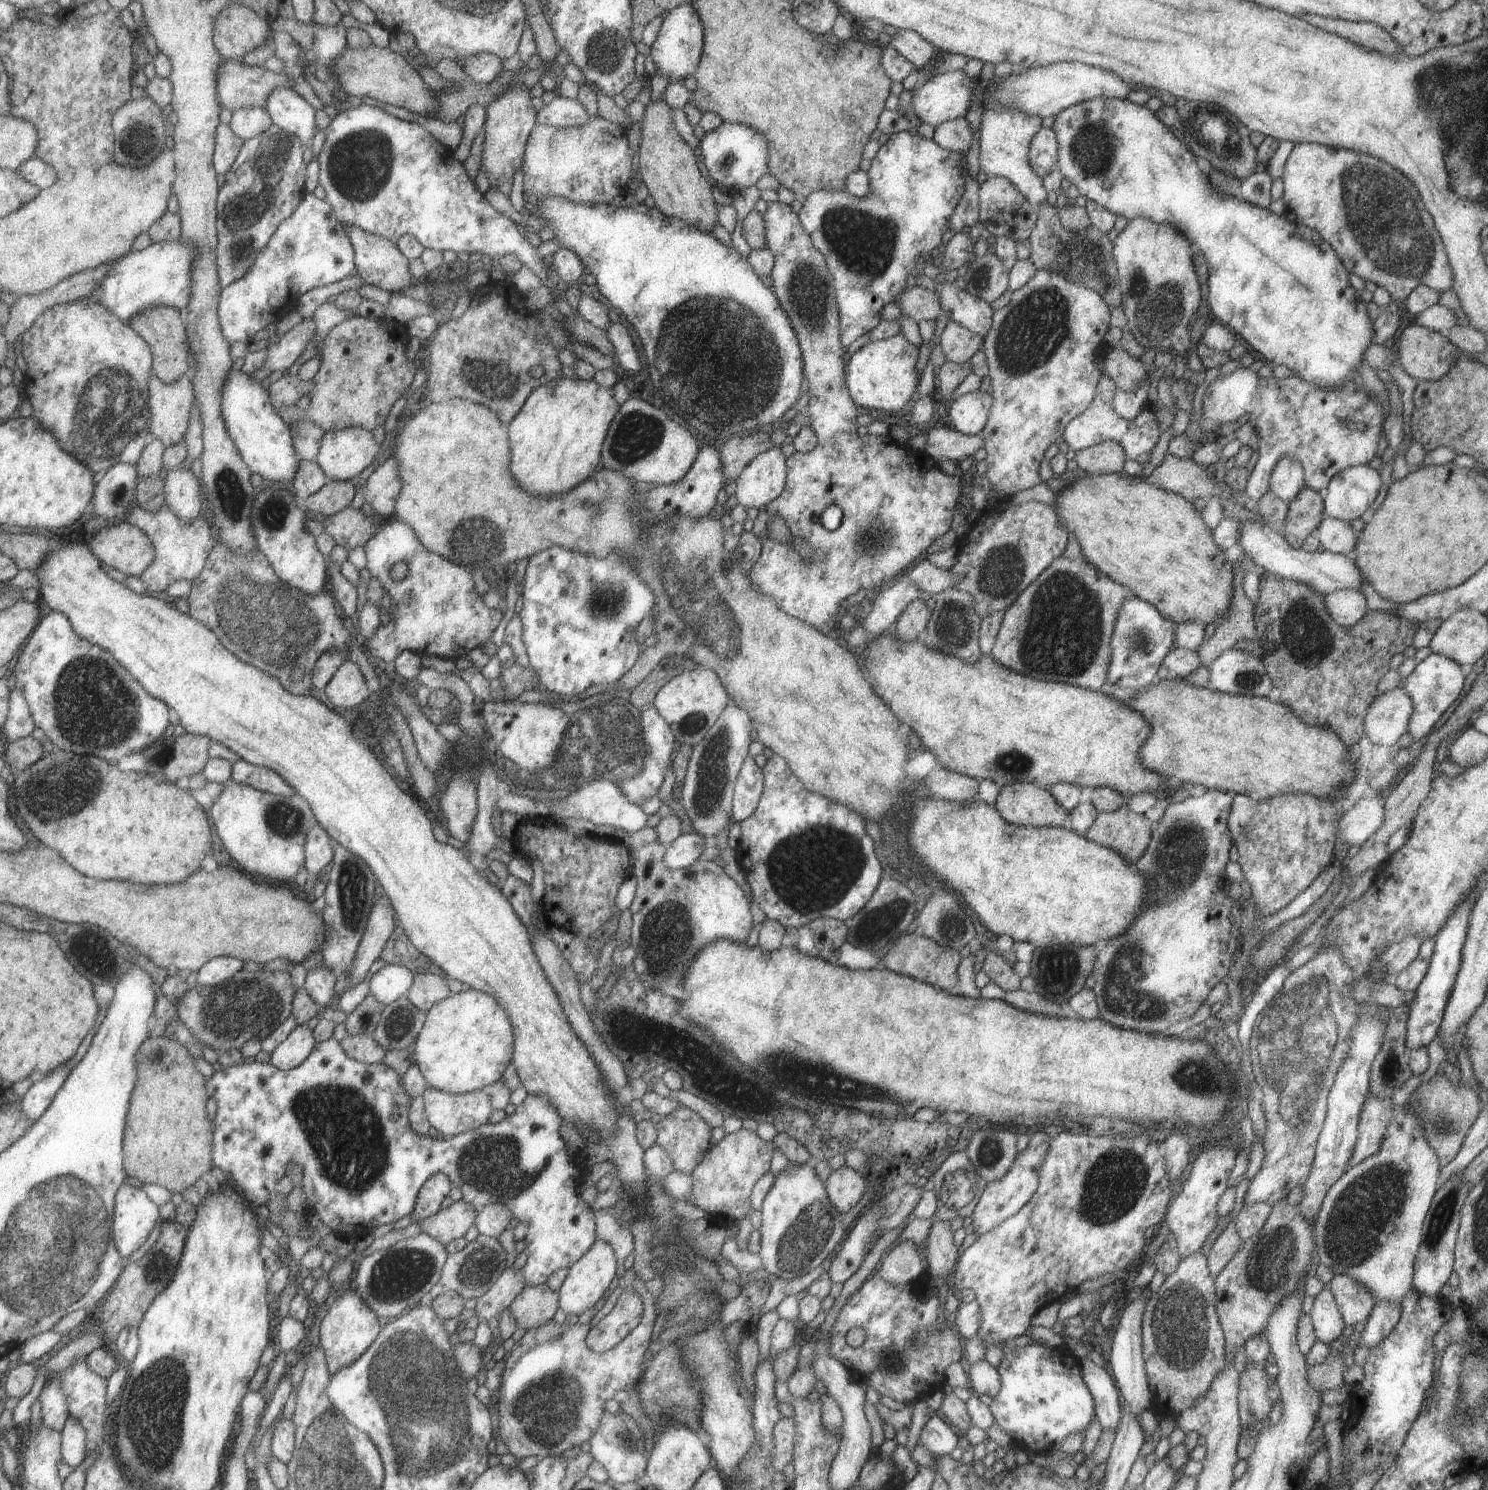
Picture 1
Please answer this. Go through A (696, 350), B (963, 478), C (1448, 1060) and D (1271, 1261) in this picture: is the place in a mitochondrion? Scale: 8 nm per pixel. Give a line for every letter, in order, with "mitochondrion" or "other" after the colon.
A: mitochondrion
B: other
C: other
D: mitochondrion

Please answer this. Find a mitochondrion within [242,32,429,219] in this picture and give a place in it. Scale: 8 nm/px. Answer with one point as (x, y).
(359, 167)

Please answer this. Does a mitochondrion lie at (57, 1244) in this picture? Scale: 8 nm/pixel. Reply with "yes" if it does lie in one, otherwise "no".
yes

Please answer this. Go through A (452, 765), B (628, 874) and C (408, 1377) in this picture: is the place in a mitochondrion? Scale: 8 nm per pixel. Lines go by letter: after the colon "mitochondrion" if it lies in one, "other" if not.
A: other
B: other
C: mitochondrion

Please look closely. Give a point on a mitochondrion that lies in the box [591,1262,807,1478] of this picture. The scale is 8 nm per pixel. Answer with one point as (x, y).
(673, 1398)

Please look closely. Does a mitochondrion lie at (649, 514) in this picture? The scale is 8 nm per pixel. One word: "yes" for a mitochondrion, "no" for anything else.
yes

